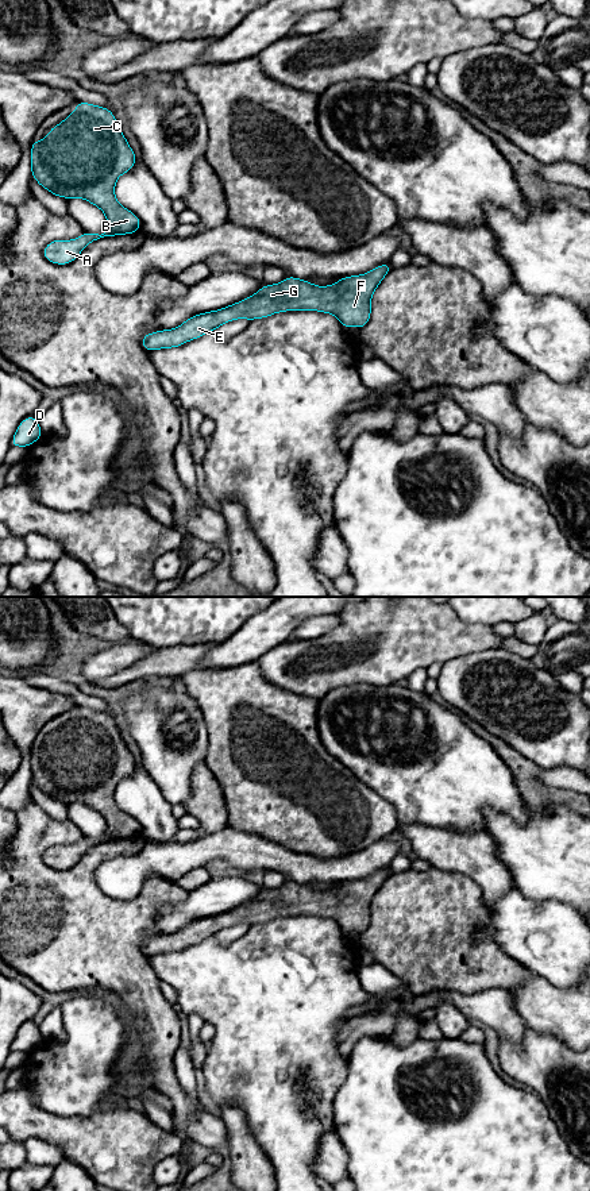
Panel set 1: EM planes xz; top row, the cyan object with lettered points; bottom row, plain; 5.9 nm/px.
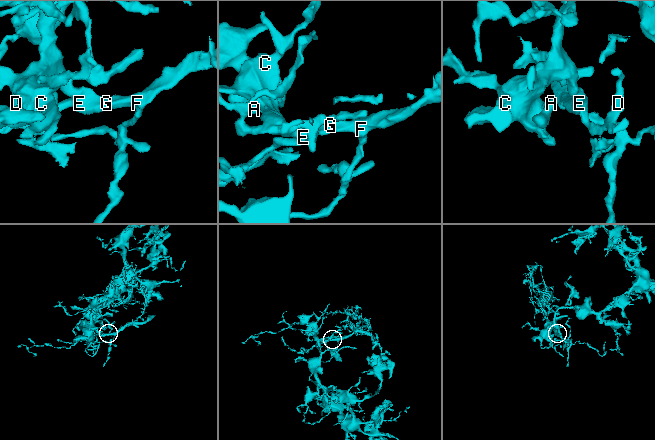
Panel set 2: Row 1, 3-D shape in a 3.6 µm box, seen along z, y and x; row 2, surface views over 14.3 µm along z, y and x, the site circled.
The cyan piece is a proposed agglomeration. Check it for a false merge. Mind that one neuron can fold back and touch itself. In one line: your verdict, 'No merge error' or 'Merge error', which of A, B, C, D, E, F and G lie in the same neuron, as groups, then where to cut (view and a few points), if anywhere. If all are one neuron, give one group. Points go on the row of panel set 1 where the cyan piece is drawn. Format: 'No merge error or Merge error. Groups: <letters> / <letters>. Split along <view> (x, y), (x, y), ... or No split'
No merge error. Groups: A B C D E F G. No split

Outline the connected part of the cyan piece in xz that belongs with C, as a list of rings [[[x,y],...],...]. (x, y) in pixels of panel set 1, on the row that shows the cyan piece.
[[[77,101],[76,112],[42,140],[31,143],[31,176],[41,186],[62,198],[86,200],[107,217],[107,231],[101,235],[84,232],[72,240],[55,239],[46,244],[46,261],[68,265],[100,238],[138,232],[139,217],[115,197],[116,180],[135,162],[135,153],[112,111],[84,101]]]

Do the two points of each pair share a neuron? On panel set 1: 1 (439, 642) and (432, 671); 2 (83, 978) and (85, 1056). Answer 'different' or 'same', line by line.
1: different
2: different

